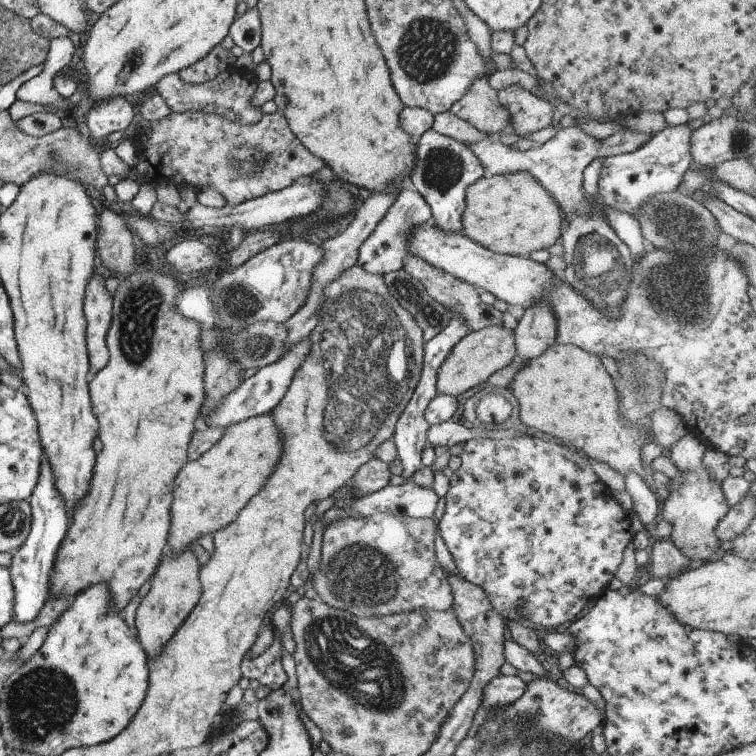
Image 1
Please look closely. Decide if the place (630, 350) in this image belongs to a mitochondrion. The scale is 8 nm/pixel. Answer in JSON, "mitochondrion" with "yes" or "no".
{"mitochondrion":"yes"}

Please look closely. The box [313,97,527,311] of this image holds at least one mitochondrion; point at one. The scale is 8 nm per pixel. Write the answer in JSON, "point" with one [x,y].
{"point":[442,168]}

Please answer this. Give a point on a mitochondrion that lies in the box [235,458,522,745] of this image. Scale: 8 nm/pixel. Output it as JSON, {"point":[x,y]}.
{"point":[365,670]}

